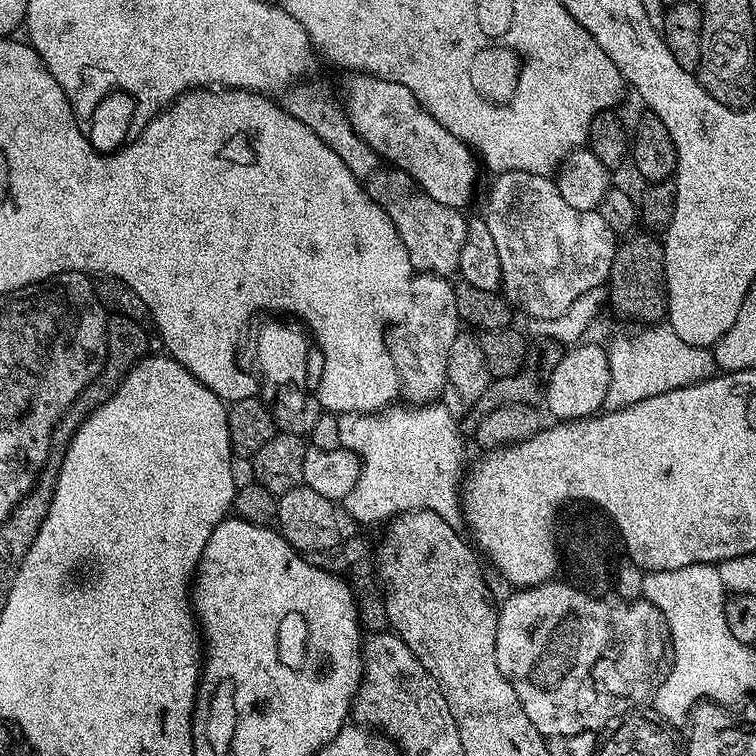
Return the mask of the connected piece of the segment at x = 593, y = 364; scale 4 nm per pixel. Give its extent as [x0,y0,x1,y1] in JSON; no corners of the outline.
[544,341,610,421]

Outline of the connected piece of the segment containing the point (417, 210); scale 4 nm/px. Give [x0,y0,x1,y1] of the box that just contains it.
[367,167,468,277]

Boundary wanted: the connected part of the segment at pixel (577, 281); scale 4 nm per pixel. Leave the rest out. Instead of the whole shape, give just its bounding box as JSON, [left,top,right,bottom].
[483,172,617,320]

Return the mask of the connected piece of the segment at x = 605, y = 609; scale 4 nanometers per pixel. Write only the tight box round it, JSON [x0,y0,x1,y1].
[496,578,670,738]

